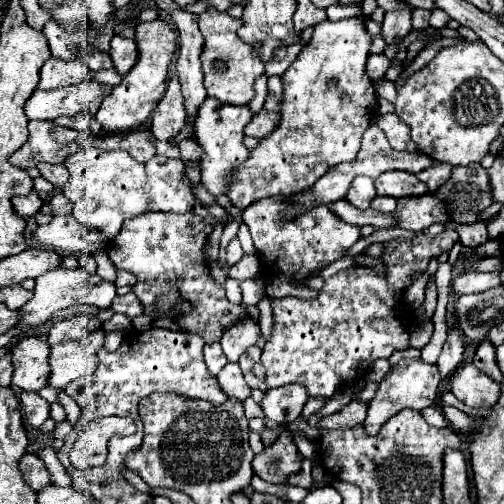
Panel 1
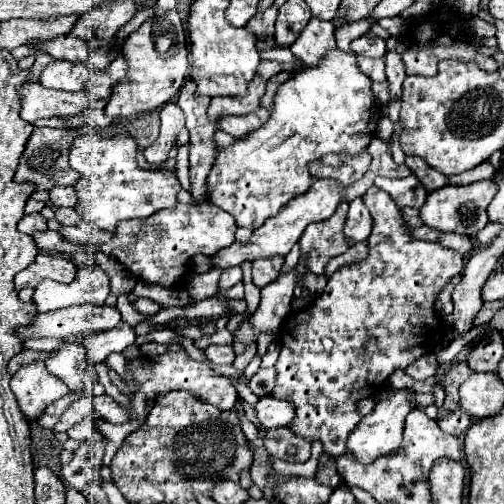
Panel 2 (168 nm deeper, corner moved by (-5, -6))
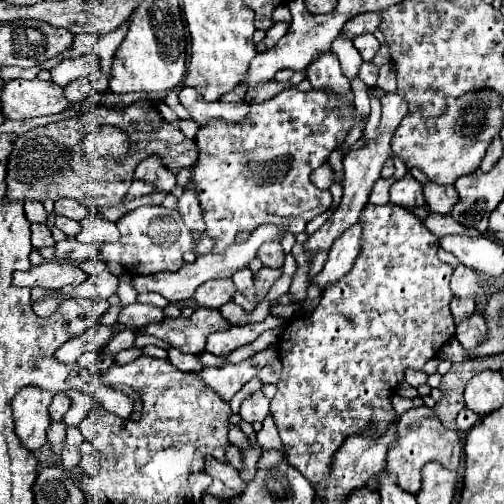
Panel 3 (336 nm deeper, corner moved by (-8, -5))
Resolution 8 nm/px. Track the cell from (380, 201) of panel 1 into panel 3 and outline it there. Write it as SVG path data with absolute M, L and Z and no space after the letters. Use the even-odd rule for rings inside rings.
M428 211L428 215L424 217L424 227L434 233L436 237L442 237L446 233L468 233L468 235L480 235L472 229L464 229L464 225L460 225L458 221L452 221L452 217L446 217L446 215L440 215L440 213L432 213Z

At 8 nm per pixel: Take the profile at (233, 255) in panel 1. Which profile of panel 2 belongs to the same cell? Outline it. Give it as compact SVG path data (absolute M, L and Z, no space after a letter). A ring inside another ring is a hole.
M227 268L221 272L219 290L227 290L227 288L235 286L237 282L241 282L241 268Z

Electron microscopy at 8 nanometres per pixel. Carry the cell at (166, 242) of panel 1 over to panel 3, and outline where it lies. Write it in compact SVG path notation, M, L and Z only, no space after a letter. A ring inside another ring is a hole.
M138 207L116 223L120 229L118 243L104 243L100 247L100 259L120 263L132 275L152 275L158 271L178 271L184 265L182 255L192 251L196 255L210 253L214 249L214 239L204 231L202 239L194 239L194 233L186 227L182 215L176 209L158 207Z

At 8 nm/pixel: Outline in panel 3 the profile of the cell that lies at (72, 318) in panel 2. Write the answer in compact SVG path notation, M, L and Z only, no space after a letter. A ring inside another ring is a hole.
M132 303L128 307L122 307L122 311L118 315L118 325L126 327L126 329L134 329L134 327L148 325L150 321L162 321L162 319L164 319L162 309L158 309L154 305Z

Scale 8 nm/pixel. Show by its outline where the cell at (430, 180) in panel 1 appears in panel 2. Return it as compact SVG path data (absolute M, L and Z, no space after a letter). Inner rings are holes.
M483 162L481 166L475 166L473 170L465 172L465 174L459 174L459 176L451 176L449 182L451 184L471 184L475 180L487 180L495 174L495 168L491 166L491 162Z

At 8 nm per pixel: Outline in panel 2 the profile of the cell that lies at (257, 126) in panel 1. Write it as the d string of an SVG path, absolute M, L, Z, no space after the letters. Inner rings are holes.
M259 108L259 110L255 110L253 114L245 114L245 116L241 116L241 118L233 118L233 116L221 118L219 128L221 128L223 132L231 134L231 136L245 136L245 134L257 130L259 126L263 126L263 124L267 122L267 118L269 118L269 110Z

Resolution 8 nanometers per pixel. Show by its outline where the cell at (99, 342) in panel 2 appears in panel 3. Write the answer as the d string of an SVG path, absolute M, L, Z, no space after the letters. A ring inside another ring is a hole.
M198 307L190 319L176 317L176 319L162 319L156 323L148 323L144 327L134 329L136 335L154 335L166 341L172 347L178 347L188 353L204 351L206 339L210 333L224 331L230 325L220 315L218 309Z

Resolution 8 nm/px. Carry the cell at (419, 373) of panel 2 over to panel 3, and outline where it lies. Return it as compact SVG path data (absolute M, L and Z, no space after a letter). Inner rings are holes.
M408 369L408 371L406 371L406 381L408 381L412 387L424 385L424 383L428 381L428 373L424 373L424 371L414 371L414 369Z

